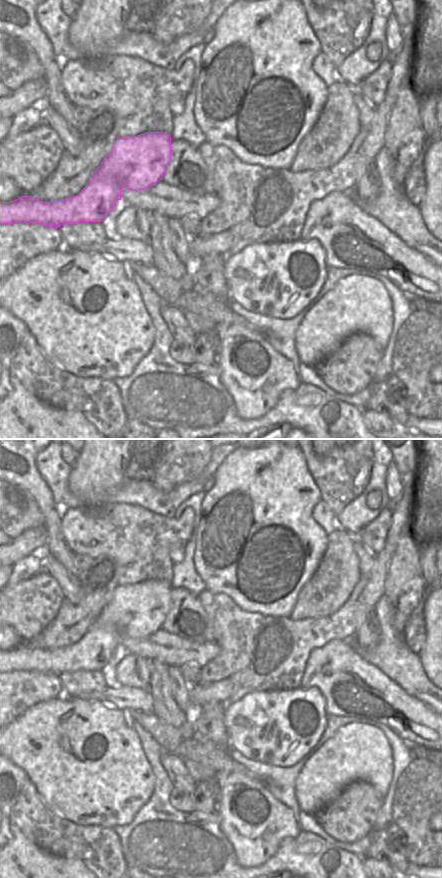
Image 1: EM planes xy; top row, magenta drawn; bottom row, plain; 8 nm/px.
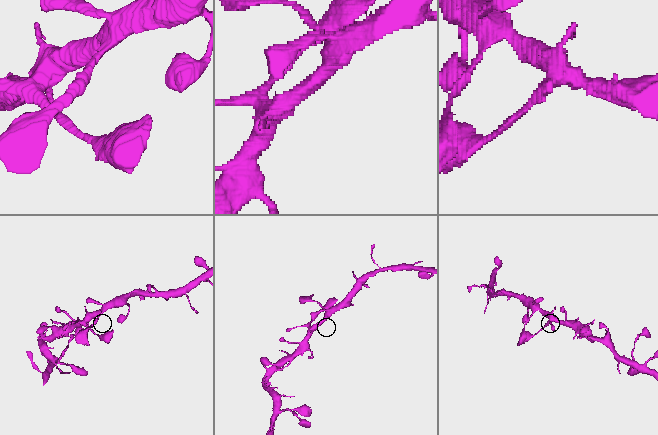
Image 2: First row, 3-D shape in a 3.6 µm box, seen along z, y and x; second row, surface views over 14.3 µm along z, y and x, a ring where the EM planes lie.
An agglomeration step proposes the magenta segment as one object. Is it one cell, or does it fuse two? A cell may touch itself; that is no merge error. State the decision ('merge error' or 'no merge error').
merge error

